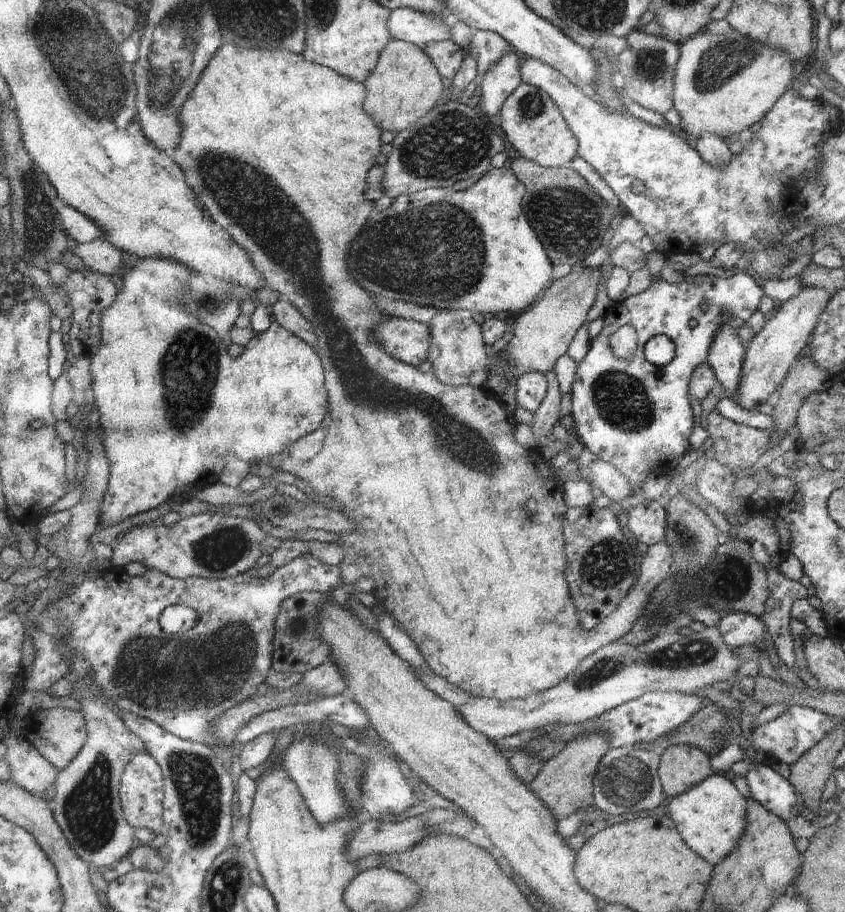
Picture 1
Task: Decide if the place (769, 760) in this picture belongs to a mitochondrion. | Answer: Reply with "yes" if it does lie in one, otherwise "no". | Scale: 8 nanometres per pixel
no

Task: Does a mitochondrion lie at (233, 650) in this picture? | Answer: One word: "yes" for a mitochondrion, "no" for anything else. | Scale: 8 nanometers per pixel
yes

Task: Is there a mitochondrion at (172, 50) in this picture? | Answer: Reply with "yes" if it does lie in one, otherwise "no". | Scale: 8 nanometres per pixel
yes

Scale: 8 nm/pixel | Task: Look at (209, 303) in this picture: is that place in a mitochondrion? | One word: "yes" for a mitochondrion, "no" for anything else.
yes

